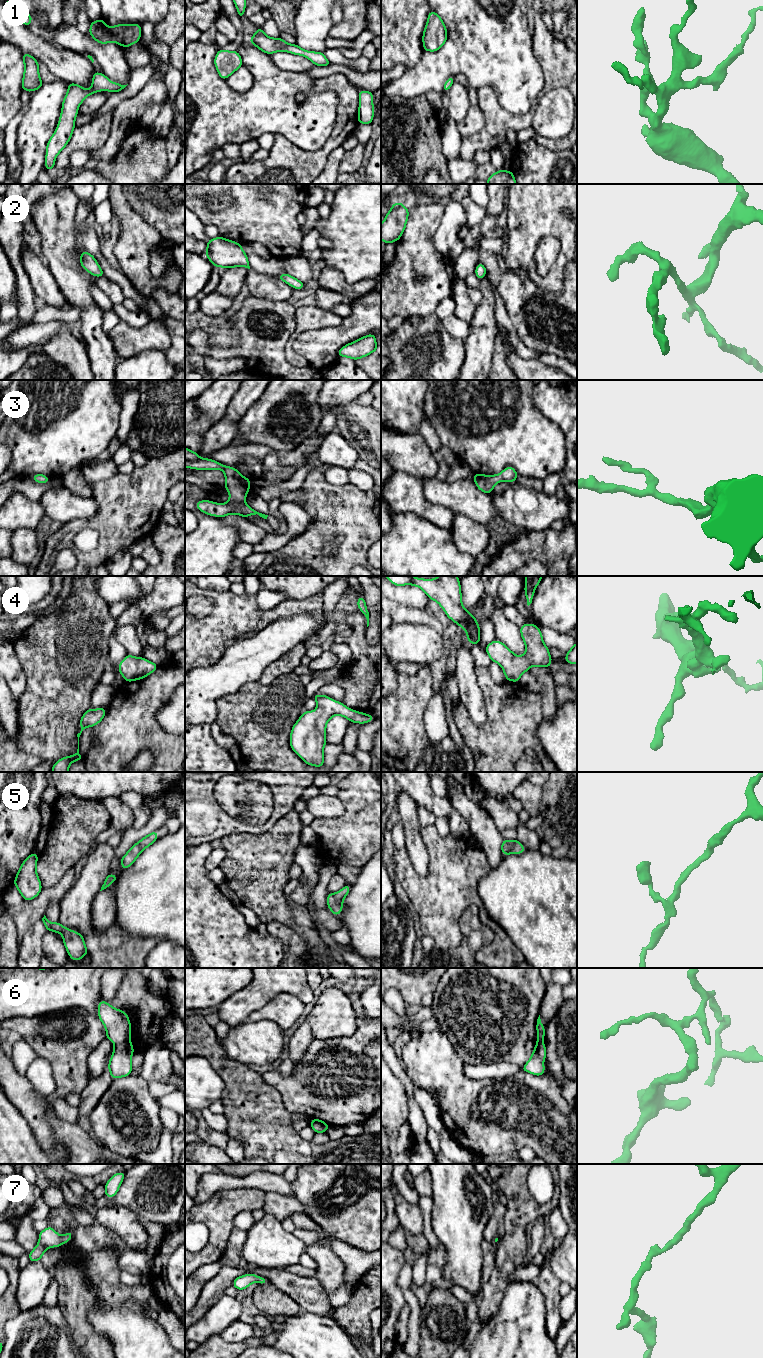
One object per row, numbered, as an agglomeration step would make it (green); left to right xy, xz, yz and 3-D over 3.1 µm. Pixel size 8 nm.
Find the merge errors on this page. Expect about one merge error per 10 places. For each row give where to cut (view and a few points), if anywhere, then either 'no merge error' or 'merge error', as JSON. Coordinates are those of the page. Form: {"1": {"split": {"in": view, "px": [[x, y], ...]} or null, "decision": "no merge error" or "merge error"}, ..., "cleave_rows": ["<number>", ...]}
{"1": {"split": null, "decision": "no merge error"}, "2": {"split": null, "decision": "no merge error"}, "3": {"split": null, "decision": "no merge error"}, "4": {"split": null, "decision": "no merge error"}, "5": {"split": null, "decision": "no merge error"}, "6": {"split": null, "decision": "no merge error"}, "7": {"split": null, "decision": "no merge error"}, "cleave_rows": []}

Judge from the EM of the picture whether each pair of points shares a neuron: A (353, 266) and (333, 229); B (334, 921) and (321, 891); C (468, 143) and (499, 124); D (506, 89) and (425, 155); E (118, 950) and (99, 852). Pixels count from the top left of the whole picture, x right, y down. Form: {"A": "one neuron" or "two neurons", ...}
{"A": "one neuron", "B": "one neuron", "C": "one neuron", "D": "two neurons", "E": "one neuron"}

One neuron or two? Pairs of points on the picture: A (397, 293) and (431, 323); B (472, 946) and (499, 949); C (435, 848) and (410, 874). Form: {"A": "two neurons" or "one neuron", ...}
{"A": "two neurons", "B": "two neurons", "C": "one neuron"}

